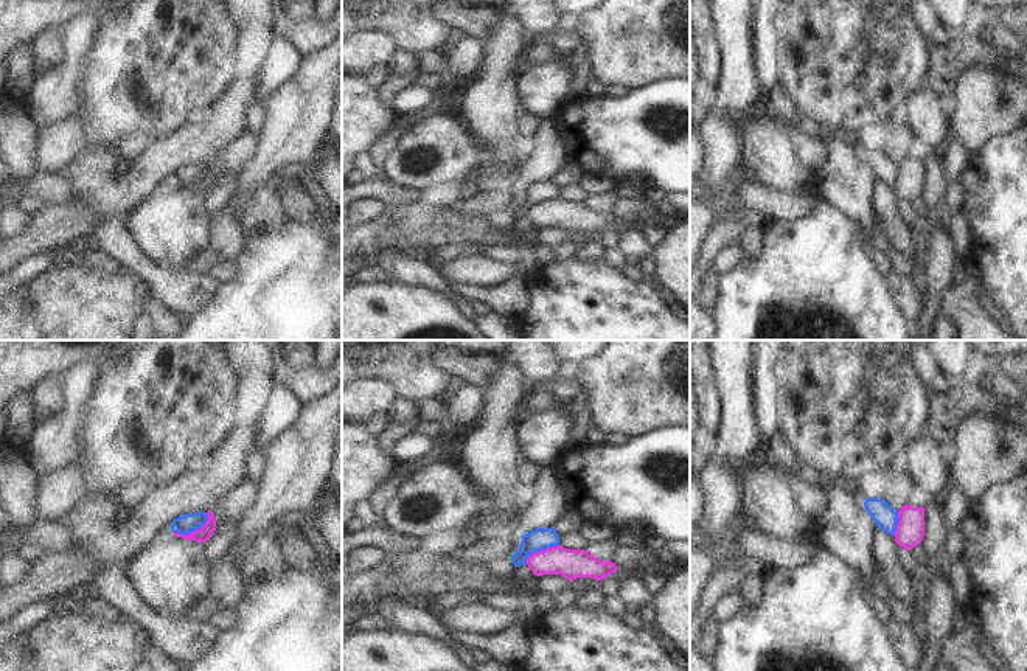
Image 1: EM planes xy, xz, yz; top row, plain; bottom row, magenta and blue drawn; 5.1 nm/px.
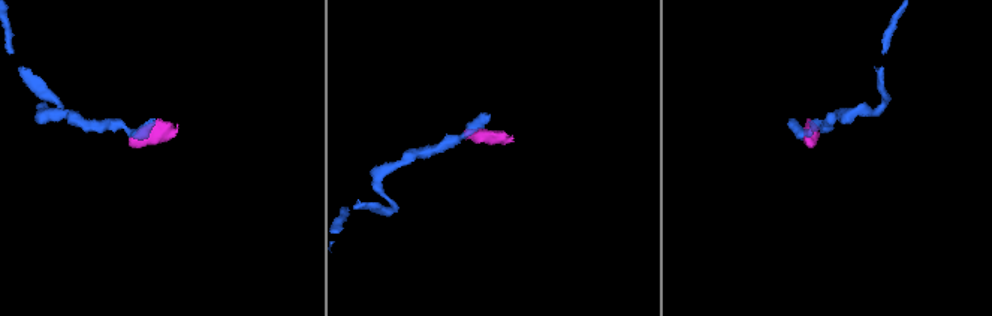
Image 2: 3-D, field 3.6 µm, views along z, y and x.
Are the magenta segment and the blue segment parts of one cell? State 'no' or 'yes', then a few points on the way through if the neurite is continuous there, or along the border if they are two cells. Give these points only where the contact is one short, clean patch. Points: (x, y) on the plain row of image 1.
no | along xy (207, 165), (207, 173), (199, 180), (185, 187), (174, 185)

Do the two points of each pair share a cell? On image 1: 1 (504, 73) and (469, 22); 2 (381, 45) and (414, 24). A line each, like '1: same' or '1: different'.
1: different
2: different

